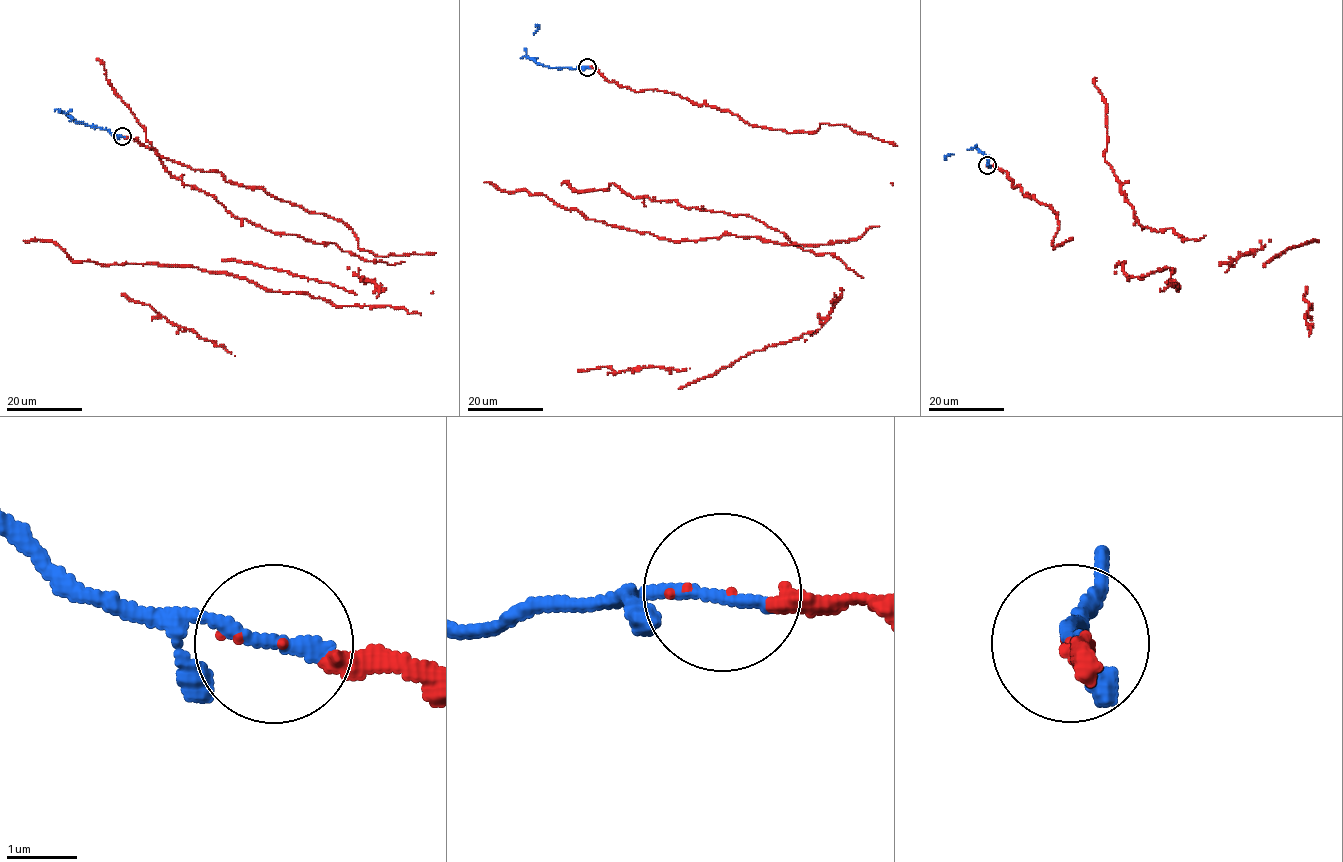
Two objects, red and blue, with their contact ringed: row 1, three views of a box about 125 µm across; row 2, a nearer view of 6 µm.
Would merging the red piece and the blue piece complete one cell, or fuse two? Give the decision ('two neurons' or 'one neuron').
one neuron

